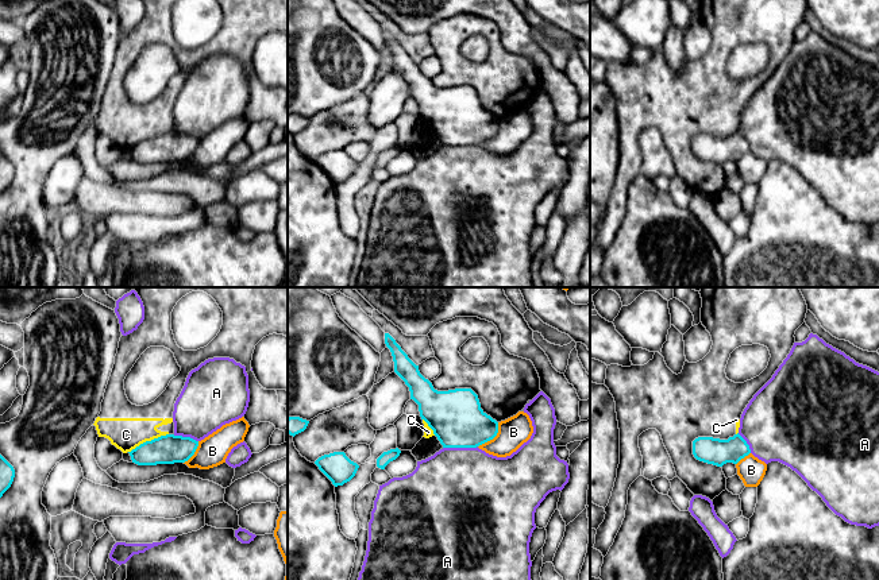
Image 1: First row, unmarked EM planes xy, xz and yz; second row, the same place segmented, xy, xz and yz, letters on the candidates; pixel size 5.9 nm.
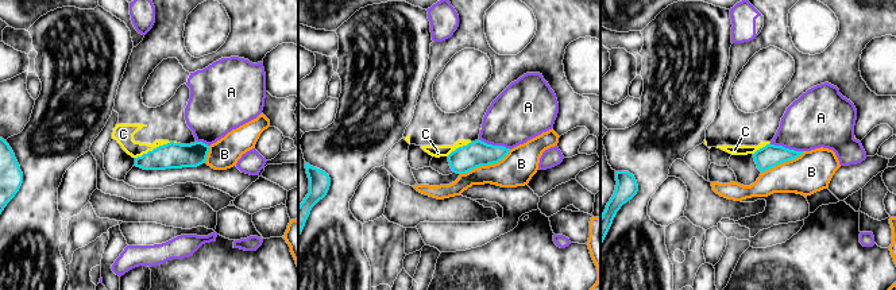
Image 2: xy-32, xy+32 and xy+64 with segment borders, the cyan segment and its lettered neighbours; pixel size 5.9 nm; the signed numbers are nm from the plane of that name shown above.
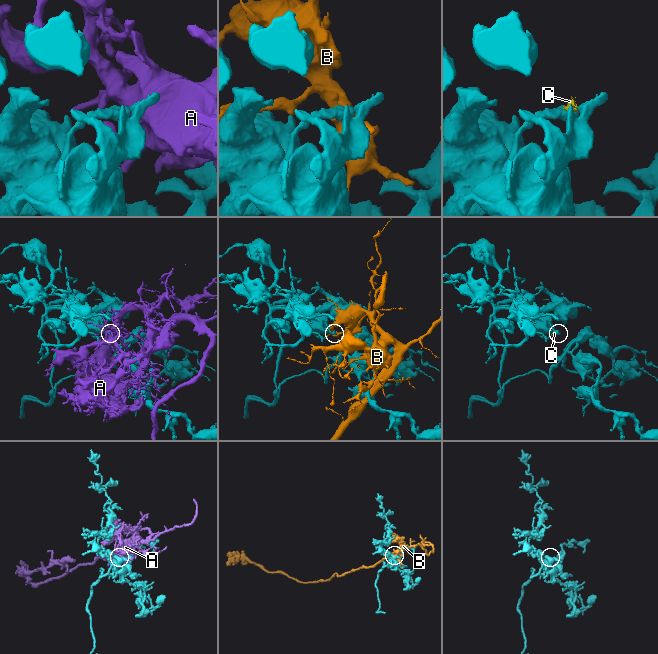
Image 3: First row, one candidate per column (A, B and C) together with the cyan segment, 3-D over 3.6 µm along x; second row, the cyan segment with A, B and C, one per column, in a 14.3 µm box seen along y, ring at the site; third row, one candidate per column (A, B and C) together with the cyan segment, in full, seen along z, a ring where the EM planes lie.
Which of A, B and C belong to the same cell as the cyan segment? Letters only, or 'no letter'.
no letter

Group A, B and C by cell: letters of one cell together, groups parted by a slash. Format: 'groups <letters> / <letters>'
groups A / B / C

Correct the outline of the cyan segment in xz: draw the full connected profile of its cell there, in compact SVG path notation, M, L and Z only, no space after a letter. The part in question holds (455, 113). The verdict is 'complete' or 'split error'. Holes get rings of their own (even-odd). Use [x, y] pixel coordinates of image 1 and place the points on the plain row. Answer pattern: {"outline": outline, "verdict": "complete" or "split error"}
{"outline": "M385 31L385 42L392 50L394 70L409 85L410 97L419 103L421 117L433 128L443 146L477 146L497 134L498 120L481 107L478 93L471 86L435 88L389 31Z", "verdict": "complete"}

